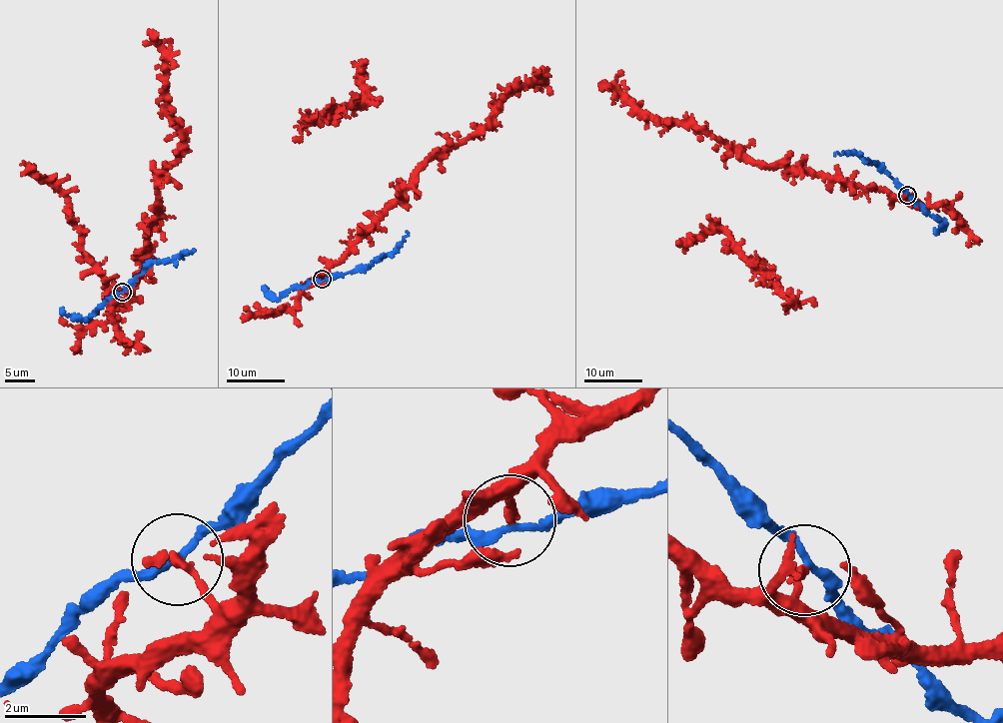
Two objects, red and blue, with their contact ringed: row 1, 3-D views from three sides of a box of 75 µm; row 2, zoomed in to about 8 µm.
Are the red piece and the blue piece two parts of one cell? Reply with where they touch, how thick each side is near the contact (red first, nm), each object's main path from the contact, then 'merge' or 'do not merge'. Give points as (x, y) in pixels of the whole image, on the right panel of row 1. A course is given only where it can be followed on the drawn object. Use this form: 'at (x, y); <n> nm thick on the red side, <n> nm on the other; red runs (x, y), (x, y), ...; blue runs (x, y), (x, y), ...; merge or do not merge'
at (907, 195); 240 nm thick on the red side, 170 nm on the other; red runs (907, 195), (904, 200), (809, 170), (756, 165), (691, 124), (664, 125), (614, 84), (621, 71); blue runs (908, 194), (880, 168), (853, 152), (834, 154); do not merge

